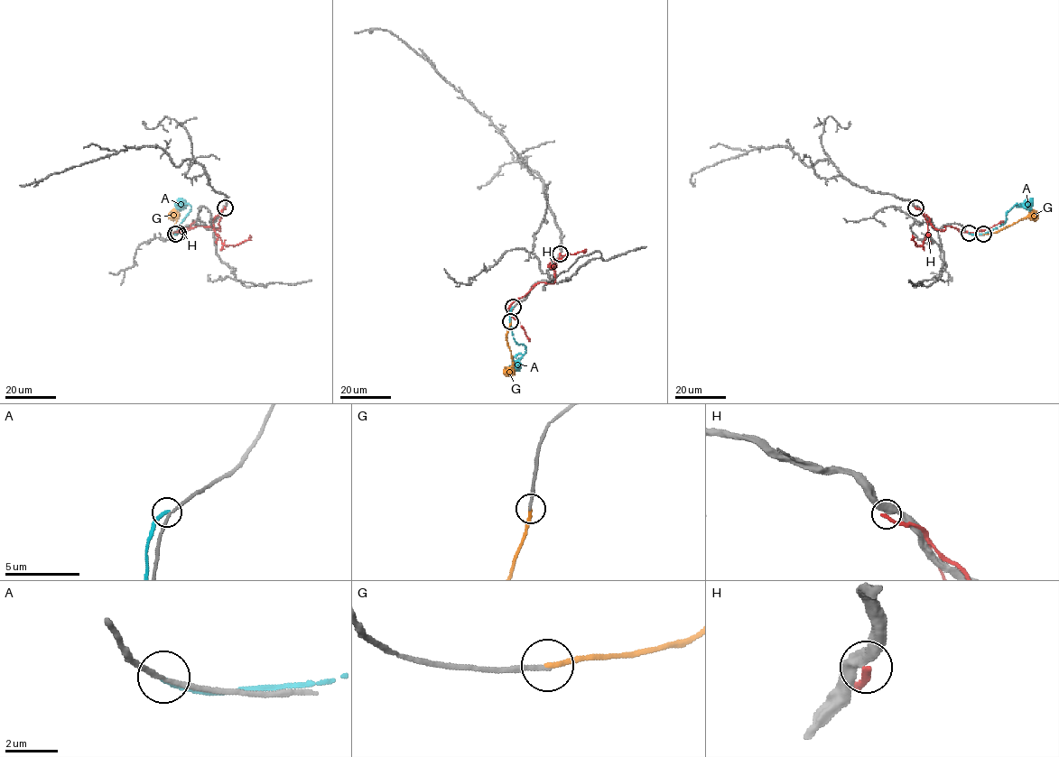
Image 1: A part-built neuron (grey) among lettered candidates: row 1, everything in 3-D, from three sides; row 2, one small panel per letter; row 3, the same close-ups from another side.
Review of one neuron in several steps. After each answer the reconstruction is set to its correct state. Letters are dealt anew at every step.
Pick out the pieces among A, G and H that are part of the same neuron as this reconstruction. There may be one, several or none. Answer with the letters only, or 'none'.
G

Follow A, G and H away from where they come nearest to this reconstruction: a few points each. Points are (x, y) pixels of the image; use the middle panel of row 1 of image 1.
A: (513, 306), (509, 311), (512, 335), (514, 340), (523, 344), (525, 350), (514, 370)
G: (510, 321), (506, 336), (512, 365), (505, 374)
H: (560, 253), (554, 268), (555, 281), (537, 282), (509, 309), (509, 313), (519, 322), (529, 341)

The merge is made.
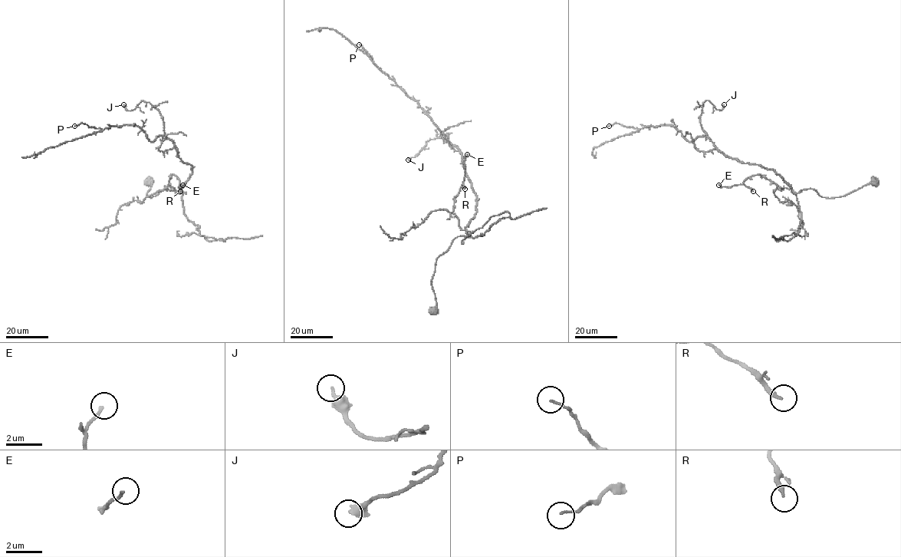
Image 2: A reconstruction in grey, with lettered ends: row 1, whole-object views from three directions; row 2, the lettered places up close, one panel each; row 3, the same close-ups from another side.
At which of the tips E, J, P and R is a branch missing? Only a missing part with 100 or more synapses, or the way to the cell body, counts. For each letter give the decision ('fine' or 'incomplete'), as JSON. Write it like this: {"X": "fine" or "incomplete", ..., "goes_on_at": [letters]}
{"E": "fine", "J": "fine", "P": "fine", "R": "fine", "goes_on_at": []}

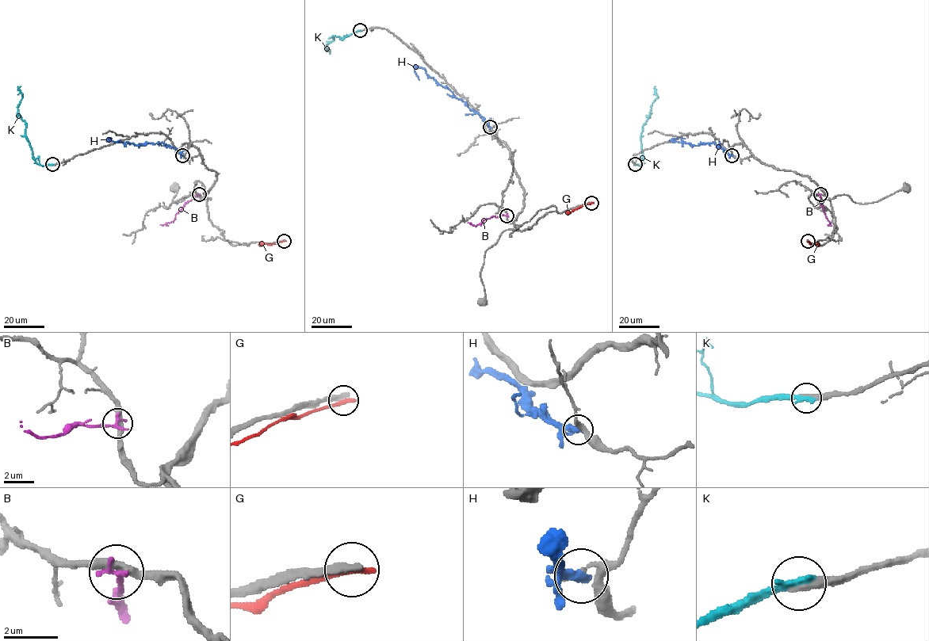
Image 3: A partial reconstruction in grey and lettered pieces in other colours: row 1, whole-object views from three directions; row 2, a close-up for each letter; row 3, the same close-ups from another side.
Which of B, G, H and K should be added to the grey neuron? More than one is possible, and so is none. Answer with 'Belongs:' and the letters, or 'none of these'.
Belongs: K

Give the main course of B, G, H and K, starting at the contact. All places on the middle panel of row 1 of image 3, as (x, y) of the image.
B: (506, 215), (492, 216), (479, 224), (472, 225), (468, 222)
G: (591, 203), (567, 215)
H: (490, 127), (465, 102), (430, 78), (424, 69), (416, 67), (414, 73), (419, 80)
K: (360, 30), (344, 37), (333, 36), (334, 40), (325, 46), (328, 50)

